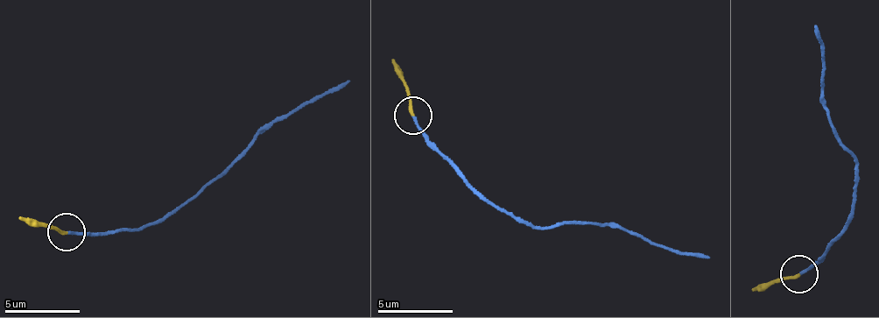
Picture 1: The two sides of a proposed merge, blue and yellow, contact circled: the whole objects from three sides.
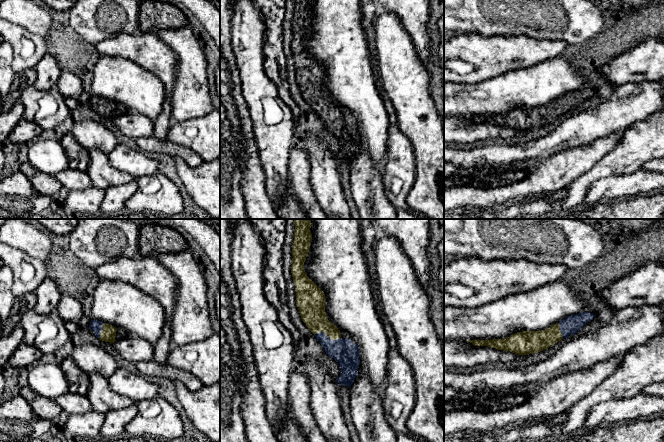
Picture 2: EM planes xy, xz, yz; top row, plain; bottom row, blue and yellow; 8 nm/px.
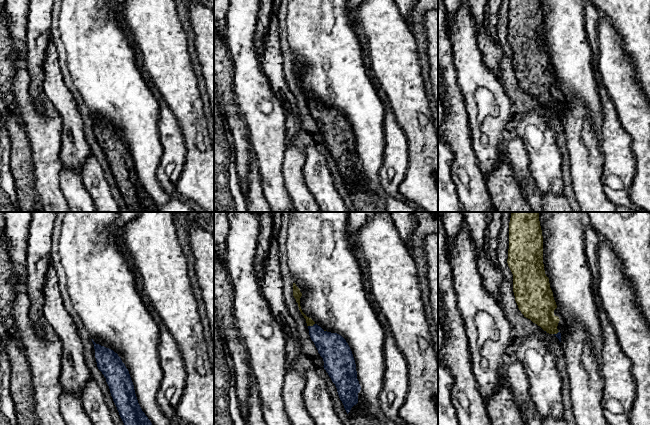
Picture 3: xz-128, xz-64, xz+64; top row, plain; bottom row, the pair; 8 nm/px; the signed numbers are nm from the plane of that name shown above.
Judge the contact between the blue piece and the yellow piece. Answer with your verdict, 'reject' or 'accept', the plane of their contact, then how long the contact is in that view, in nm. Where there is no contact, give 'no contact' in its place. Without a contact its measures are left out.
accept; meets blue in xz; contact 220 nm long

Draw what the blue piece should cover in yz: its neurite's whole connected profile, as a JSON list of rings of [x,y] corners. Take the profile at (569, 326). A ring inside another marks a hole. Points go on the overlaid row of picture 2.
[[[581,312],[568,316],[559,323],[541,331],[523,331],[510,337],[493,340],[467,340],[474,346],[488,346],[518,355],[538,353],[548,349],[563,338],[575,335],[586,323],[595,318],[593,313]]]

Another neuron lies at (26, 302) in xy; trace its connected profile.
[[[35,292],[26,293],[15,298],[12,314],[4,321],[2,321],[2,337],[8,336],[16,326],[19,325],[21,316],[33,310],[37,303],[37,296]]]

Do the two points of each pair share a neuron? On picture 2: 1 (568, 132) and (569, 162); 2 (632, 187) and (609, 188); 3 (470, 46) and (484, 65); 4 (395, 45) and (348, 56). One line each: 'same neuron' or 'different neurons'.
1: different neurons
2: same neuron
3: same neuron
4: different neurons

